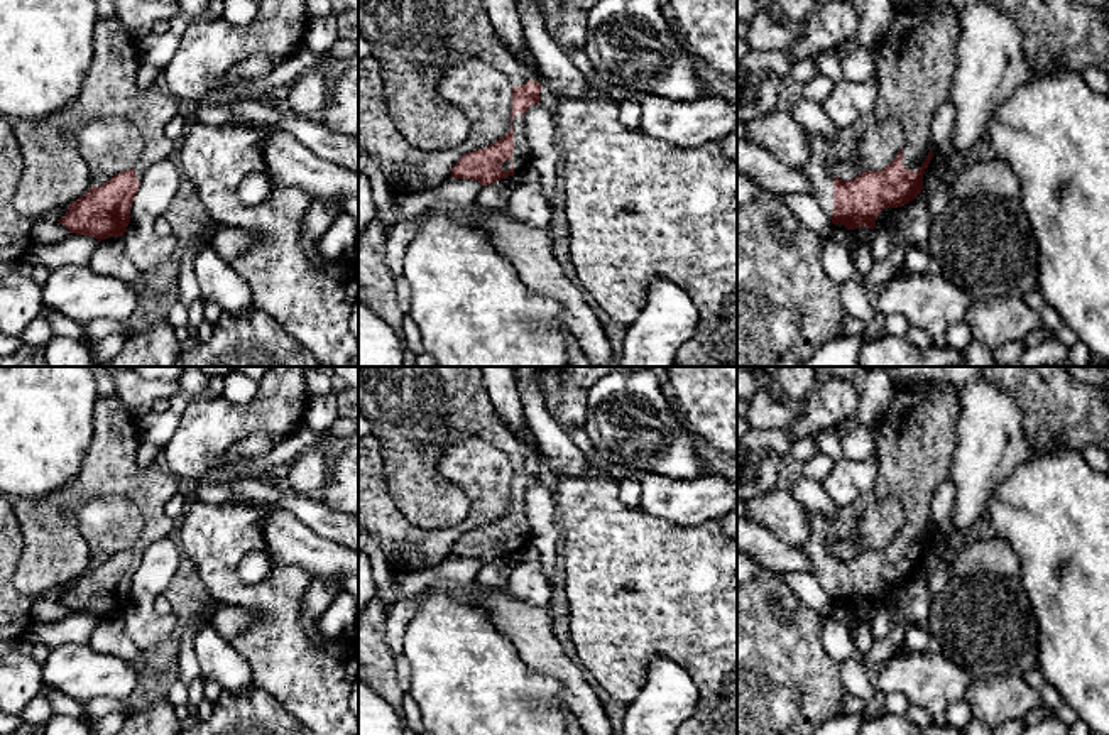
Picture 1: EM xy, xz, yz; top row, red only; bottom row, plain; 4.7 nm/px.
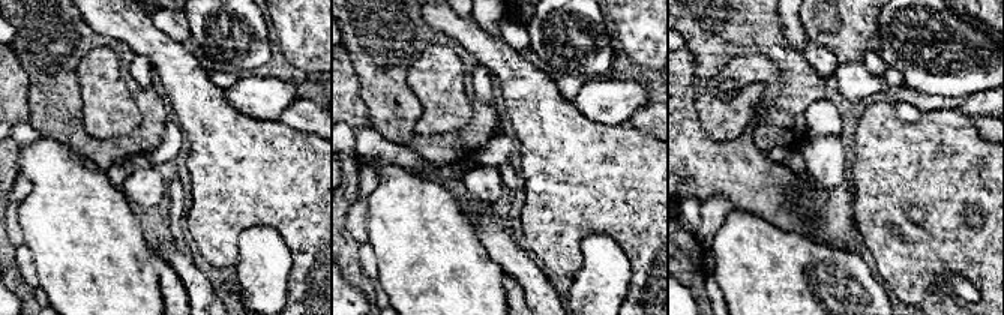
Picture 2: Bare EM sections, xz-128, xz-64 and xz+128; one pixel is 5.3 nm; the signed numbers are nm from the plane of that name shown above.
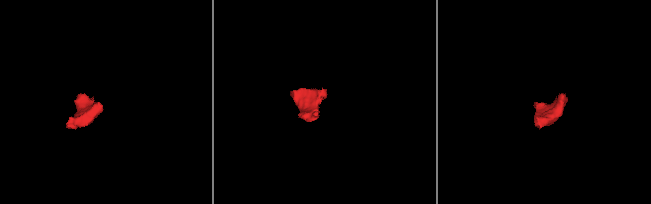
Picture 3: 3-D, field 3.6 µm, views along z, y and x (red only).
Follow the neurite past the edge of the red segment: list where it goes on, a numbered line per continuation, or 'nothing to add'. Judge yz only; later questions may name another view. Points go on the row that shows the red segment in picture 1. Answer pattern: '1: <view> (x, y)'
1: yz (917, 56)

